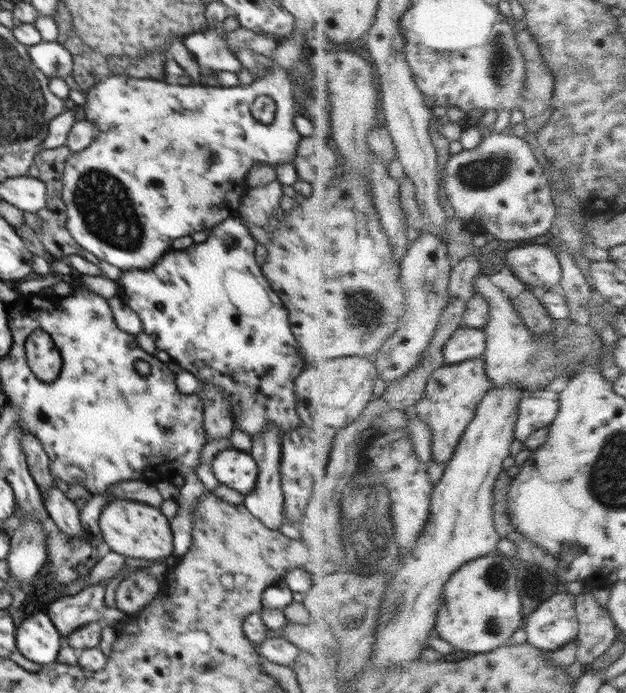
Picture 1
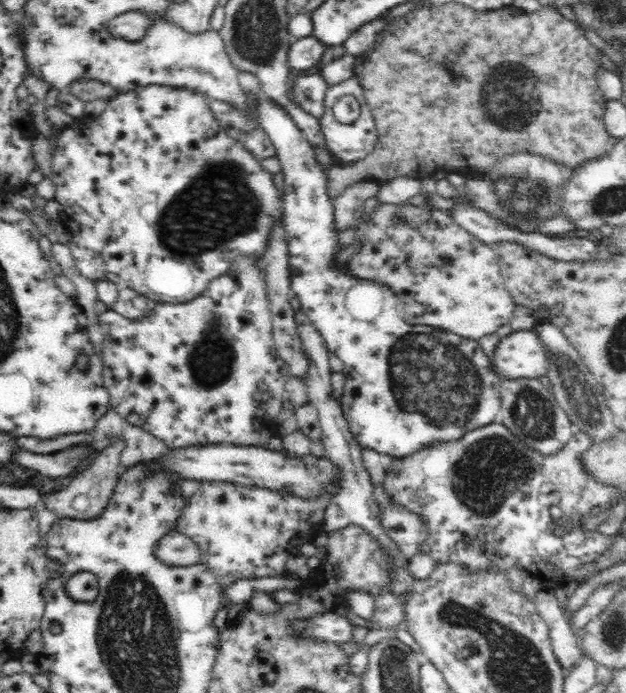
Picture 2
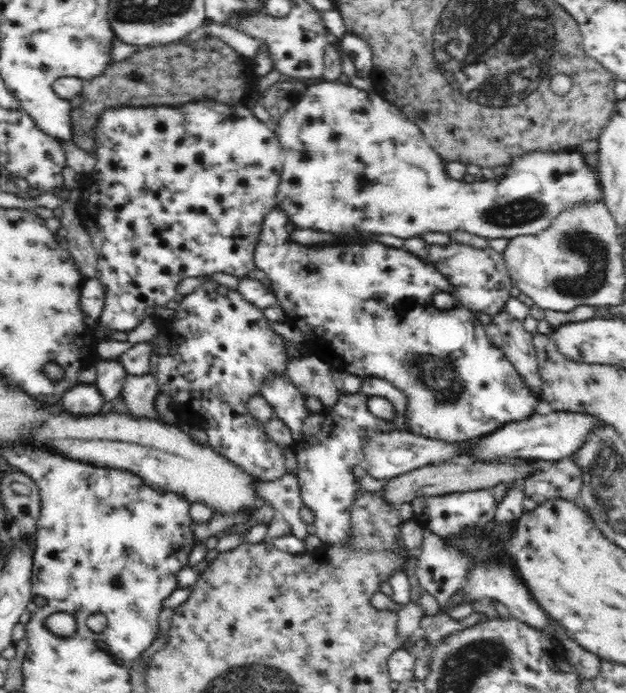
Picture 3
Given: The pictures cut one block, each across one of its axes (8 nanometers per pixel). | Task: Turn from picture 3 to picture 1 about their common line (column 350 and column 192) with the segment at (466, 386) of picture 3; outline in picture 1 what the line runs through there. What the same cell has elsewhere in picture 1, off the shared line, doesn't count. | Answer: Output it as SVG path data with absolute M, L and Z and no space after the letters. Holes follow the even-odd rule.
M234 215L211 228L211 232L207 239L202 244L192 244L190 248L186 250L176 250L176 252L166 252L162 256L162 260L157 262L153 268L148 270L128 270L123 272L120 279L114 282L117 285L116 293L113 296L120 298L124 302L125 306L128 306L136 315L140 317L142 323L142 331L147 335L150 335L156 347L159 350L167 352L171 360L177 362L180 368L191 372L199 381L205 380L214 386L217 386L223 393L230 398L232 403L232 413L234 413L234 429L242 430L246 432L248 436L256 438L263 430L267 430L269 426L277 426L281 432L288 432L292 429L299 428L302 425L301 418L296 414L295 405L297 398L295 397L295 380L298 378L300 372L302 372L302 366L304 366L304 360L302 360L302 351L299 349L298 342L292 334L289 312L284 307L282 300L278 298L277 294L270 287L268 279L264 277L262 268L256 261L256 255L254 249L257 241L252 237L248 227L244 225L242 220L238 218L239 215ZM224 238L232 238L233 242L236 243L234 247L226 245Z

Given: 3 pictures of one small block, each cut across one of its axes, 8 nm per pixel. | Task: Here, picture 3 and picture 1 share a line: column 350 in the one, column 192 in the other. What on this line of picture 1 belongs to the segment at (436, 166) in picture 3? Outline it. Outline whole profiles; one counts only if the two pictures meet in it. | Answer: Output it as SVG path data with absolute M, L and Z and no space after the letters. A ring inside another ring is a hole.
M274 62L274 68L270 68L268 76L256 78L250 84L242 84L234 87L212 87L200 84L198 86L179 85L172 80L142 79L138 77L128 77L125 75L107 76L97 82L92 88L86 90L86 102L84 104L84 118L88 122L93 122L98 129L96 138L84 150L71 152L66 160L62 171L61 199L67 208L67 229L72 238L87 252L98 256L100 260L110 262L116 268L122 270L148 270L153 268L162 254L170 248L174 238L180 236L192 236L200 230L211 229L219 222L226 220L238 213L238 206L243 196L248 192L245 178L247 172L255 162L268 163L276 166L283 162L292 162L302 135L296 130L293 120L307 105L295 92L289 73ZM258 96L270 96L275 101L276 111L274 120L270 124L260 123L252 116L250 106Z

